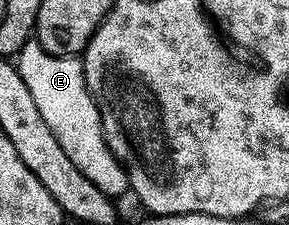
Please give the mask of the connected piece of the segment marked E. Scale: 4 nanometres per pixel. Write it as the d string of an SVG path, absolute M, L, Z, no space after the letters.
M31 38L16 57L18 73L24 78L24 86L32 94L36 107L40 109L40 118L48 122L48 130L56 134L60 150L72 158L72 166L88 178L105 196L119 198L127 195L130 179L125 168L106 145L100 122L100 110L92 98L84 78L84 66L78 56L57 56L48 54L37 39Z

